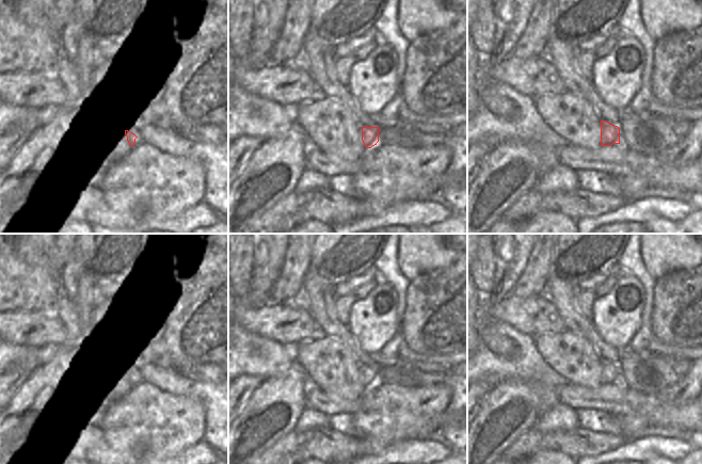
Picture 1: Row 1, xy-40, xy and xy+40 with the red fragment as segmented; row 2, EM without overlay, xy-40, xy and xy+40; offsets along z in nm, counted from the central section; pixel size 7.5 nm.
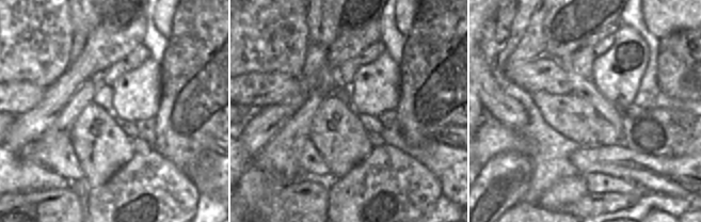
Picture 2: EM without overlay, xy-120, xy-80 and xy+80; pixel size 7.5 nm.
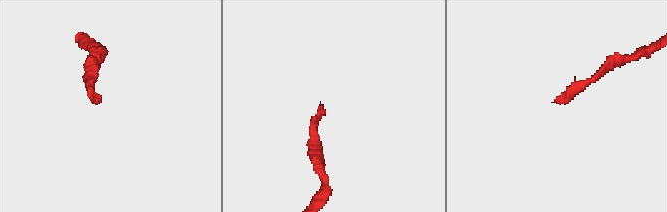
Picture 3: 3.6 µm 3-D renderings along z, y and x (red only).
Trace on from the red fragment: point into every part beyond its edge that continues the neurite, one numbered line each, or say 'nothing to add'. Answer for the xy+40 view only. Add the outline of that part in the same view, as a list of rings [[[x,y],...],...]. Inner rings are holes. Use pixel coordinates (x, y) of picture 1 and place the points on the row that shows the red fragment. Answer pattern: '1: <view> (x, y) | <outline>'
nothing to add

